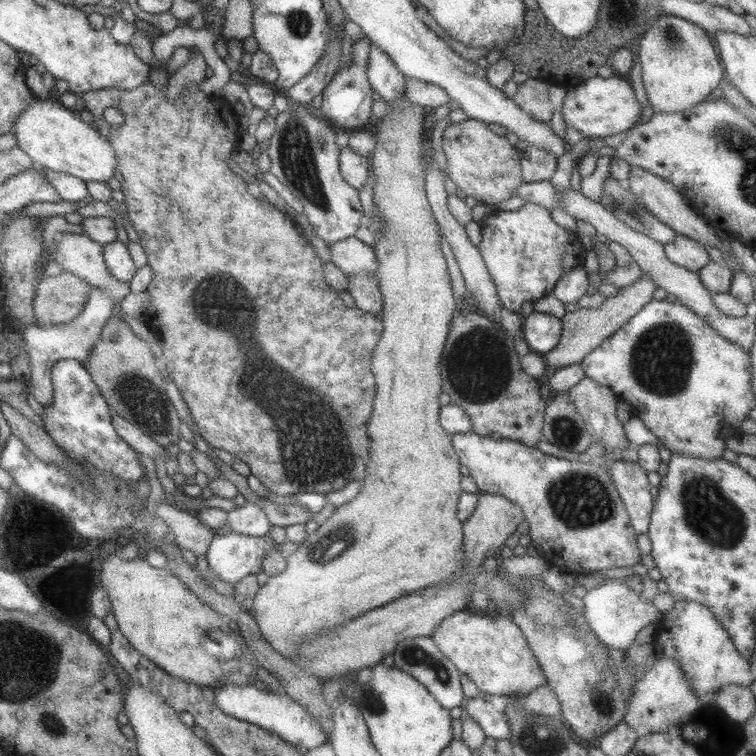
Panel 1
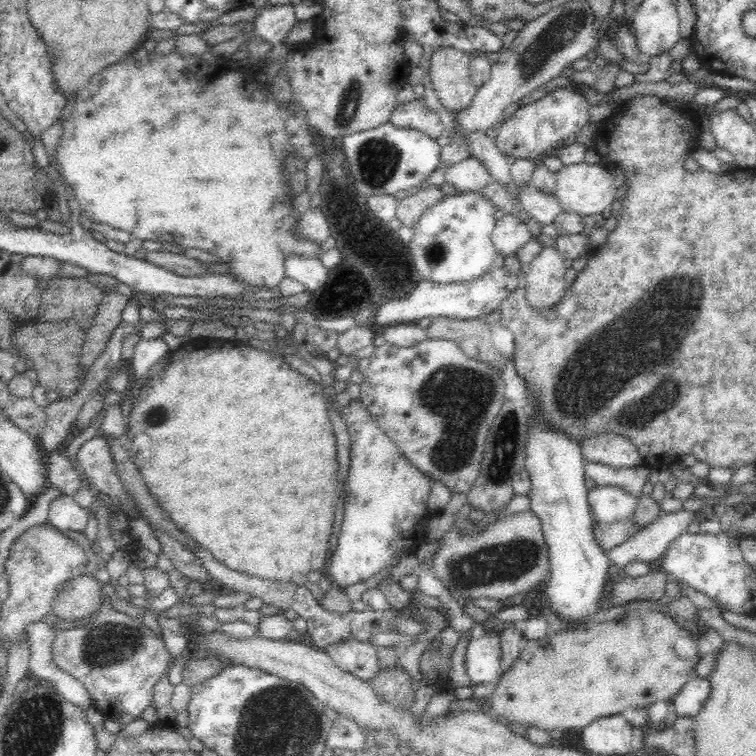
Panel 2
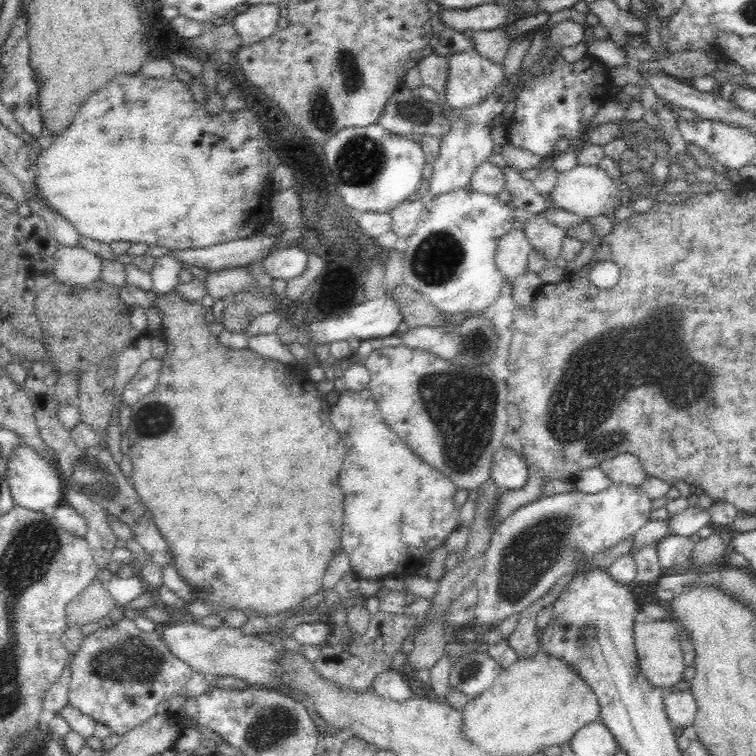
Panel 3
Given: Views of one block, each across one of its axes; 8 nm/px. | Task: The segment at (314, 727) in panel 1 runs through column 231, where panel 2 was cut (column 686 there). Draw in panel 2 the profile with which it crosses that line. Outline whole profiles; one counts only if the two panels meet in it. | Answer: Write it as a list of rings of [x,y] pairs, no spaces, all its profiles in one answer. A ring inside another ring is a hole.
[[[693,676],[689,682],[669,699],[669,703],[677,717],[696,716],[704,706],[706,698],[710,694],[710,683],[708,678],[698,678]]]

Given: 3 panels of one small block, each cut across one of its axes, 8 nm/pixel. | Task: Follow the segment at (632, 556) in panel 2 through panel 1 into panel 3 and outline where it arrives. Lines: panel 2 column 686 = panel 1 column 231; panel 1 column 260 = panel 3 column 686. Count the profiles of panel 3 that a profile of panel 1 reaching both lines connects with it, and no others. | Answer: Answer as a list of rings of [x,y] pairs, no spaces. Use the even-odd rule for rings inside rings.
[[[681,504],[672,511],[672,515],[666,521],[670,523],[673,534],[696,538],[700,528],[712,526],[708,509],[700,505],[688,507]]]

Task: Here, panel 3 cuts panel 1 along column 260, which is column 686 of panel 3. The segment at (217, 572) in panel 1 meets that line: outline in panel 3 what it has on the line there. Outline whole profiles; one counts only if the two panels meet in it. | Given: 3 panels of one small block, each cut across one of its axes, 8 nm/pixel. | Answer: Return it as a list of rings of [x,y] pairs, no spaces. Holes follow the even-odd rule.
[[[672,534],[656,543],[656,555],[660,566],[667,571],[685,572],[690,564],[690,552],[694,548],[695,538]]]

